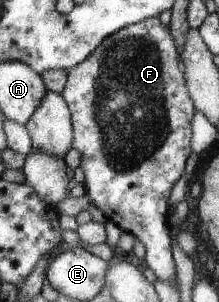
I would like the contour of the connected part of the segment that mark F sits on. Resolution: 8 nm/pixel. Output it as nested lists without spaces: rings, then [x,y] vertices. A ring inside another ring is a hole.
[[[159,16],[122,27],[106,38],[92,55],[67,72],[61,93],[72,113],[73,148],[81,154],[79,166],[85,174],[85,194],[109,220],[144,244],[147,268],[160,280],[176,286],[176,264],[166,224],[168,198],[174,184],[184,174],[184,164],[190,156],[190,120],[197,108],[189,93],[180,49],[172,30]]]

